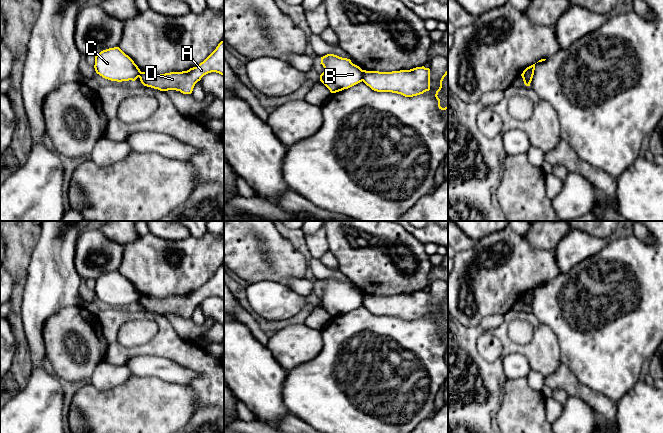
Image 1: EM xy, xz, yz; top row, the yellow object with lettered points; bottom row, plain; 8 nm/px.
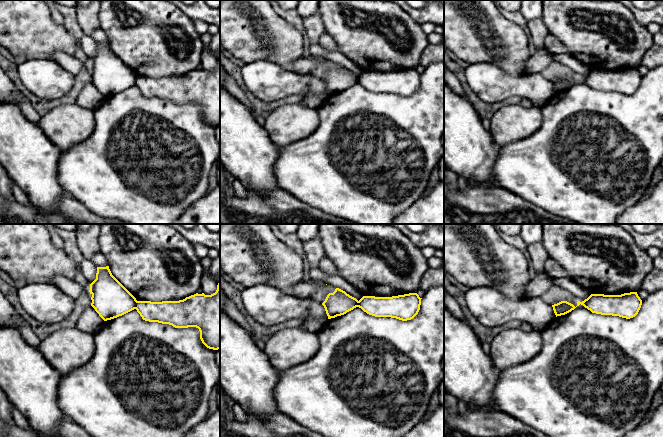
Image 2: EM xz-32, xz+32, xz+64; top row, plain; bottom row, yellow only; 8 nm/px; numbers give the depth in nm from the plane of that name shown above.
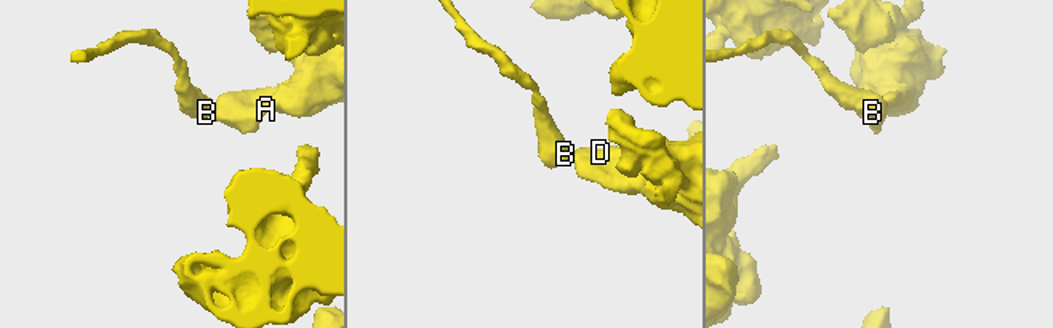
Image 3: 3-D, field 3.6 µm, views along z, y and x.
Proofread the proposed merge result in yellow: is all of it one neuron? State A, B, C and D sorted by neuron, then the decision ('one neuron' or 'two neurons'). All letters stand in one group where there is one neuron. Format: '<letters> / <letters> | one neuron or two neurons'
A D / B C | two neurons

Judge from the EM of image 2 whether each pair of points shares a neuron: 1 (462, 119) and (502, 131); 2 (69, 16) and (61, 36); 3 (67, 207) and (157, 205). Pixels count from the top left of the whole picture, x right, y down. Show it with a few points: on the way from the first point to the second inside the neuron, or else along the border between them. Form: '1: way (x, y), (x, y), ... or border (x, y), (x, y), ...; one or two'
1: border (489, 132), (492, 140), (499, 147); two
2: border (62, 24), (77, 39); two
3: border (71, 196), (95, 213); two

